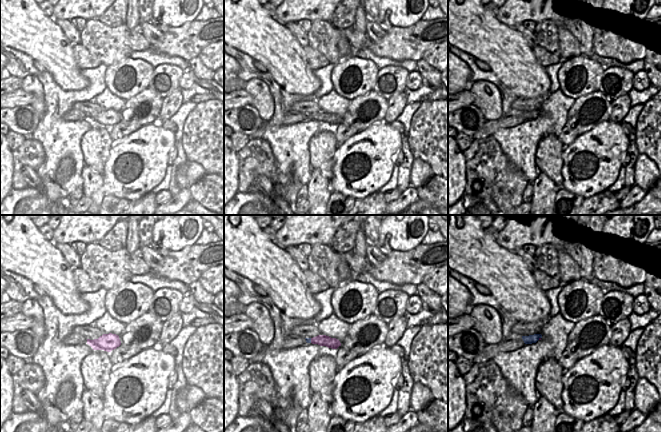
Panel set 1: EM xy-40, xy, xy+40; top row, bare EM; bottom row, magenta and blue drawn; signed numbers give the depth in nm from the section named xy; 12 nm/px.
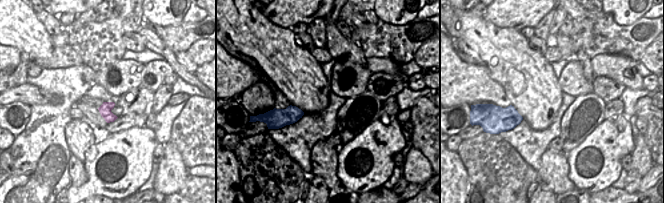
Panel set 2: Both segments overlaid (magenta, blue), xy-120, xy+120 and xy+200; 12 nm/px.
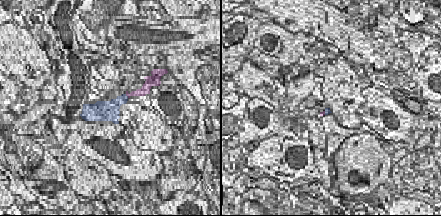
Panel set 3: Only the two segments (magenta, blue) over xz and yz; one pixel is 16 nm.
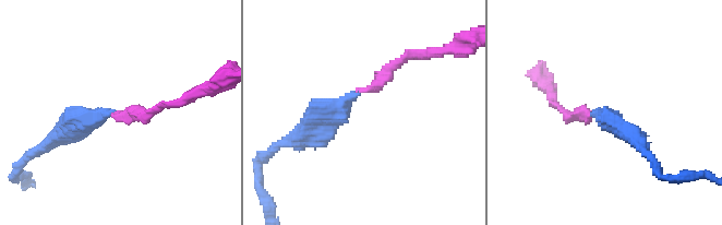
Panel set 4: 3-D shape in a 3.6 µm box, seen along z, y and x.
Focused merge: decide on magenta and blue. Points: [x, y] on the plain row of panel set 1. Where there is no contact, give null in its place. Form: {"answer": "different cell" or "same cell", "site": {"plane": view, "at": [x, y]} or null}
{"answer": "same cell", "site": {"plane": "xy", "at": [311, 116]}}

